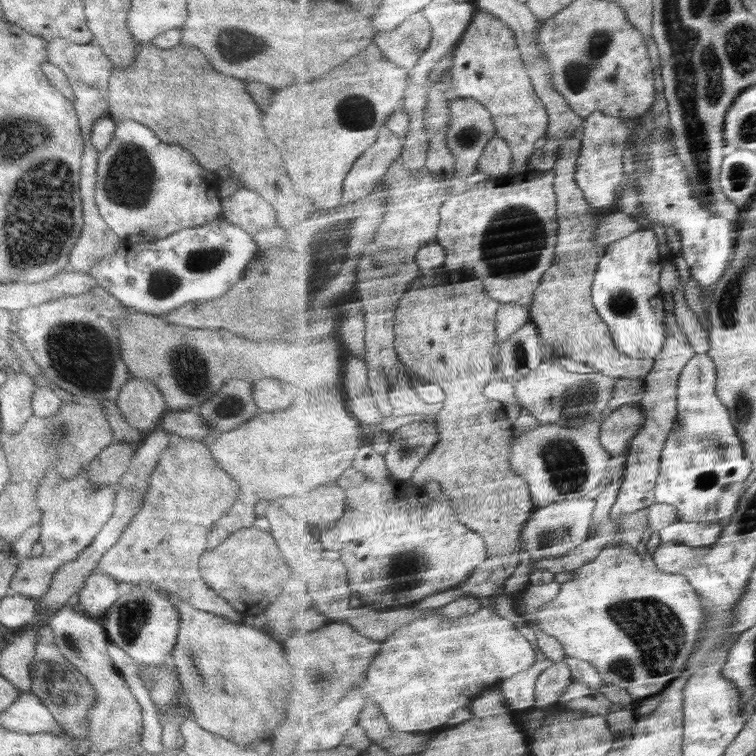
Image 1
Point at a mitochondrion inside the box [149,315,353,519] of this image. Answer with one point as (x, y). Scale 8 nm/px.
(192, 376)

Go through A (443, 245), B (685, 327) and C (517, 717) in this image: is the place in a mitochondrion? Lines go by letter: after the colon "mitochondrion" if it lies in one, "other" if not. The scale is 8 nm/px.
A: other
B: other
C: other

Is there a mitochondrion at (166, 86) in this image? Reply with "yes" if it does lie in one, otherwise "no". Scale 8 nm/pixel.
no

